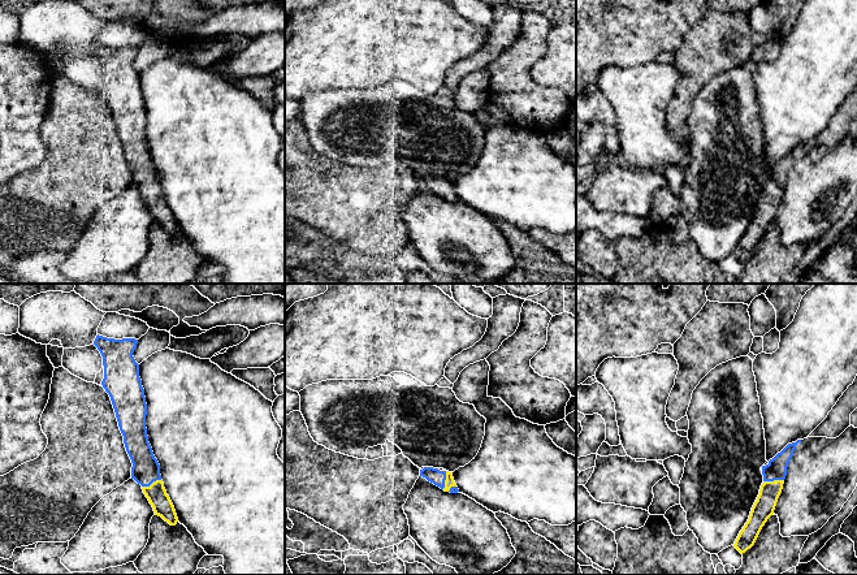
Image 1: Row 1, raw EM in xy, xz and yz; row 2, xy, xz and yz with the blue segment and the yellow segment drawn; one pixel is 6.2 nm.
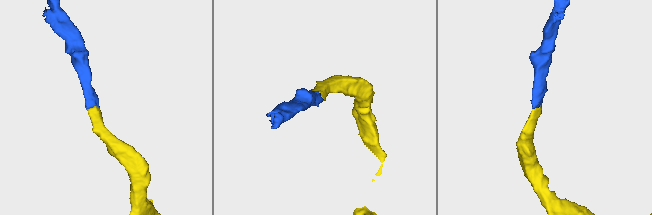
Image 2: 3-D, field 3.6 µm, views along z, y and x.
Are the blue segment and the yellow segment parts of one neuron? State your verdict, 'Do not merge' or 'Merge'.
Merge

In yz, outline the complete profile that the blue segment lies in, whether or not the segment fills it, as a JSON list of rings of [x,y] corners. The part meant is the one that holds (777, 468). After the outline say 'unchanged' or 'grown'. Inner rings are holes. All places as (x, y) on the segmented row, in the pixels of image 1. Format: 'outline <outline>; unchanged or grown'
outline [[[801,442],[788,444],[780,453],[762,466],[763,484],[754,502],[749,519],[740,531],[733,546],[743,554],[750,549],[767,519],[774,515],[778,498],[782,493],[788,463],[793,455],[796,445]]]; grown

